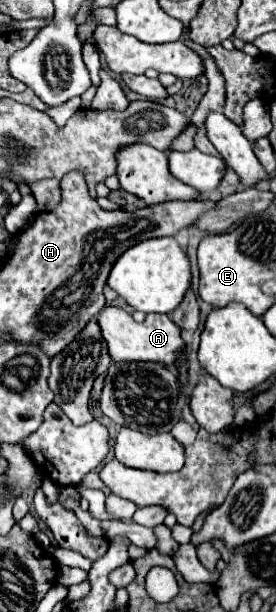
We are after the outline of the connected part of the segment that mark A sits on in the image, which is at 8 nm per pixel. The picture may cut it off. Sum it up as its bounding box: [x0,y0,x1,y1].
[98,306,184,368]

